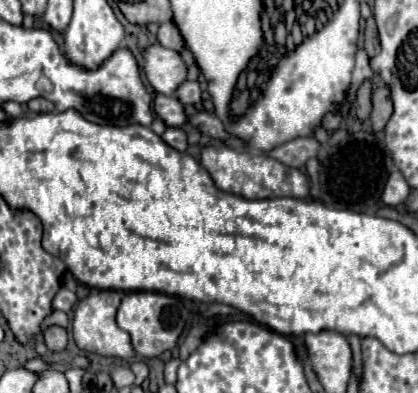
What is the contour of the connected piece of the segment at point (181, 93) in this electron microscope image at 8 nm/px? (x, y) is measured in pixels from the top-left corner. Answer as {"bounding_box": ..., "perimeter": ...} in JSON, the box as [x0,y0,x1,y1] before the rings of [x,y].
{"bounding_box":[175,82,201,106],"perimeter":[[[183,82],[175,96],[185,104],[185,106],[191,106],[191,104],[197,104],[201,102],[201,88],[199,88],[199,82]]]}

